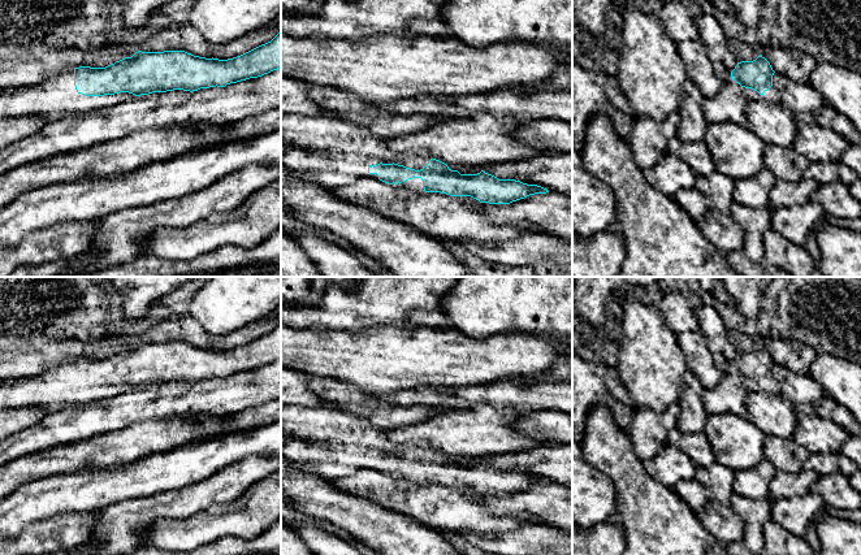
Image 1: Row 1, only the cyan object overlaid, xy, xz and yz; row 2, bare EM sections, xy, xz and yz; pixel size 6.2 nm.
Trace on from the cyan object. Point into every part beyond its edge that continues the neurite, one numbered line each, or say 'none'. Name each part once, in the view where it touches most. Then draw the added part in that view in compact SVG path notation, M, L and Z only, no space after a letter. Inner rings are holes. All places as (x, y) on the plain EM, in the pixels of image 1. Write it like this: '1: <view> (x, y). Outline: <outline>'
1: xz (327, 442). Outline: M281 404L281 438L281 456L285 460L306 473L330 482L355 474L360 469L378 471L377 465L368 464L371 456L394 454L420 461L430 451L411 445L395 446L385 430L375 428L369 420L334 407L306 408L298 404Z

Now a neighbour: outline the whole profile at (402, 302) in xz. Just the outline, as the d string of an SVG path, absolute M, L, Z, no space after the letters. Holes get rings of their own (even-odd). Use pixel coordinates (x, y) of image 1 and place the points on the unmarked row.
M363 277L362 283L354 289L342 287L329 281L319 303L311 307L300 304L295 308L281 305L281 324L295 329L316 328L334 330L363 330L373 326L447 329L451 324L444 313L442 300L458 281L459 277Z

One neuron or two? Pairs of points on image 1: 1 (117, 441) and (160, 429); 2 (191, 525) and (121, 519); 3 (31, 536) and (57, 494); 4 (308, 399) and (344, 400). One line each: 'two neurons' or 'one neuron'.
1: one neuron
2: two neurons
3: two neurons
4: two neurons

